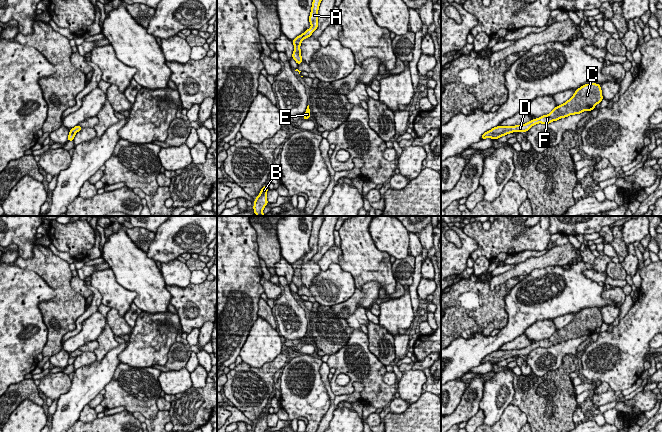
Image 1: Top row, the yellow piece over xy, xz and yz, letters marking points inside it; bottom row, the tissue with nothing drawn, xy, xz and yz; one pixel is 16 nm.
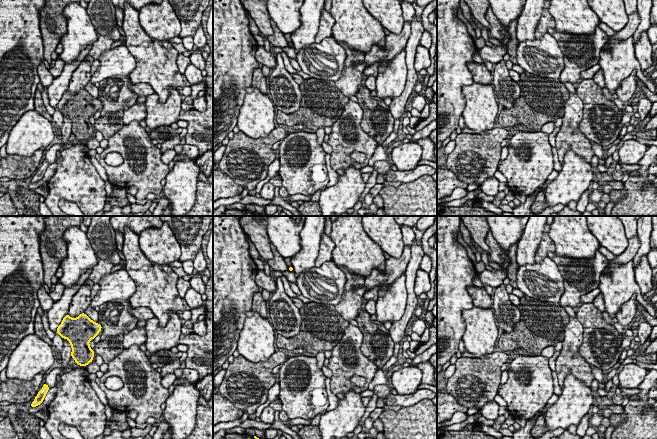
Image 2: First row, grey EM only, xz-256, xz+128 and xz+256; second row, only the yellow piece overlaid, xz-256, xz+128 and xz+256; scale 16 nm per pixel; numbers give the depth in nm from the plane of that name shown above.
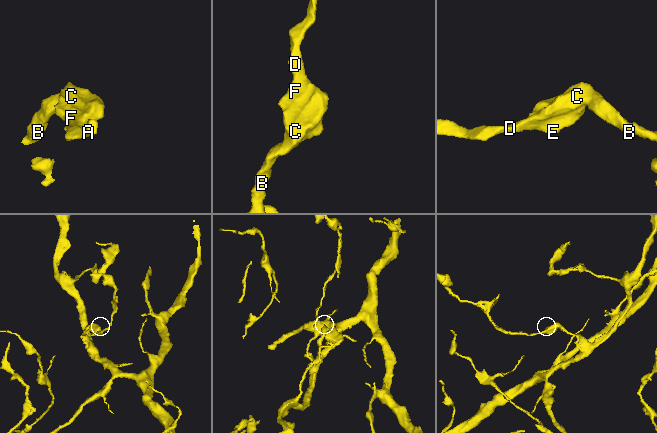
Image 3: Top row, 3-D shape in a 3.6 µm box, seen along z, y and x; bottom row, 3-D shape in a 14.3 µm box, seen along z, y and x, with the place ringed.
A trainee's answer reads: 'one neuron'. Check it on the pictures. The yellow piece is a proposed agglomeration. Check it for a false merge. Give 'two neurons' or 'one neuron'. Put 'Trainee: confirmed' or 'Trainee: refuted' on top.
Trainee: confirmed
one neuron

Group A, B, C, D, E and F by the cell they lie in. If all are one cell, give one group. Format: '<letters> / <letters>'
A B C D E F

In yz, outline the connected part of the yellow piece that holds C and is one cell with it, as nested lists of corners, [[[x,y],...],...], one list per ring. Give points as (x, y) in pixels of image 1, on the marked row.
[[[596,83],[585,84],[578,88],[573,96],[565,103],[556,106],[548,115],[515,126],[497,126],[486,131],[481,139],[498,139],[513,132],[527,132],[532,126],[541,123],[549,124],[570,115],[580,114],[584,111],[592,111],[603,100],[601,85]]]

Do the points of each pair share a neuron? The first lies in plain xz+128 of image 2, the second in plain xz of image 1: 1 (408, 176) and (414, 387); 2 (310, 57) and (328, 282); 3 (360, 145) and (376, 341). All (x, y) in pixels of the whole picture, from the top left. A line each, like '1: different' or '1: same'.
1: different
2: same
3: different

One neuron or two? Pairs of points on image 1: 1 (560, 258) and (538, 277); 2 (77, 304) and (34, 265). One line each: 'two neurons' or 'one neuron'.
1: two neurons
2: one neuron

